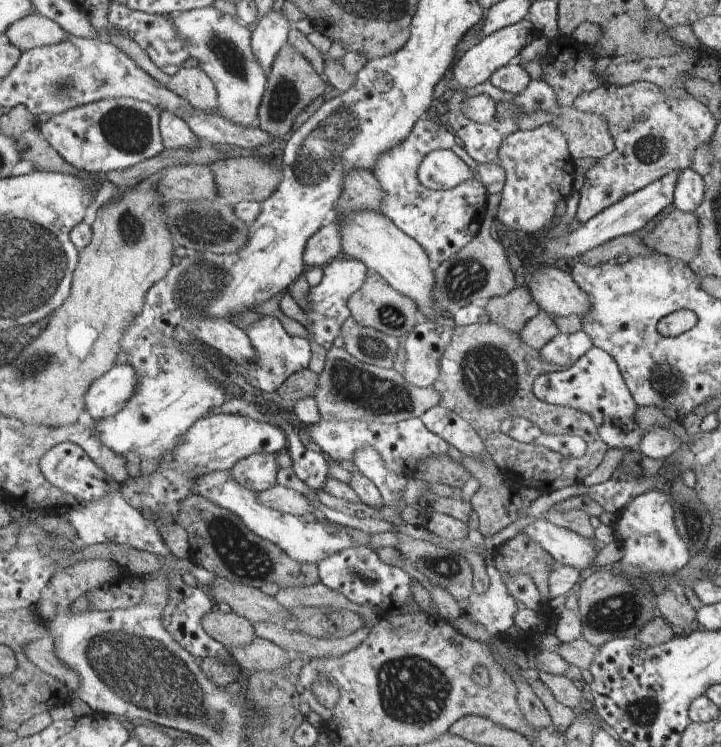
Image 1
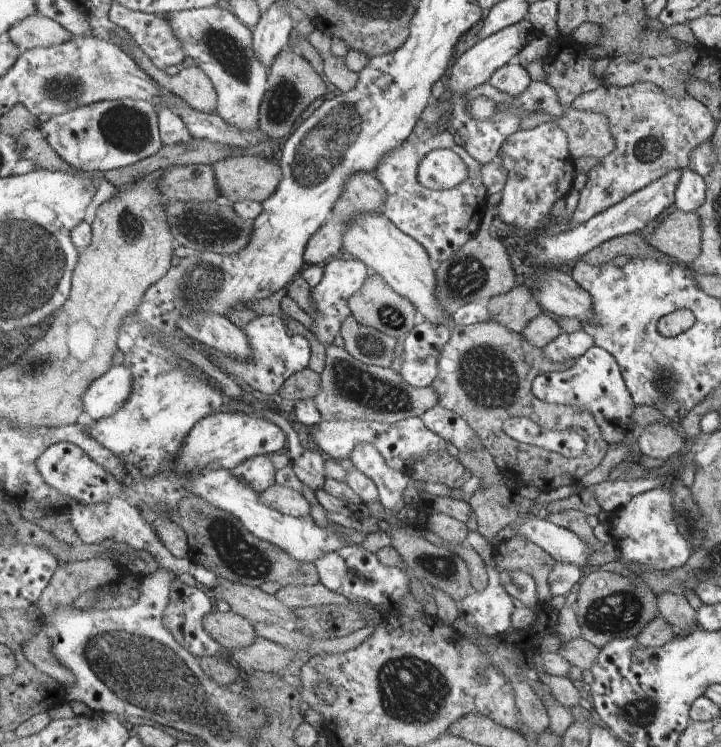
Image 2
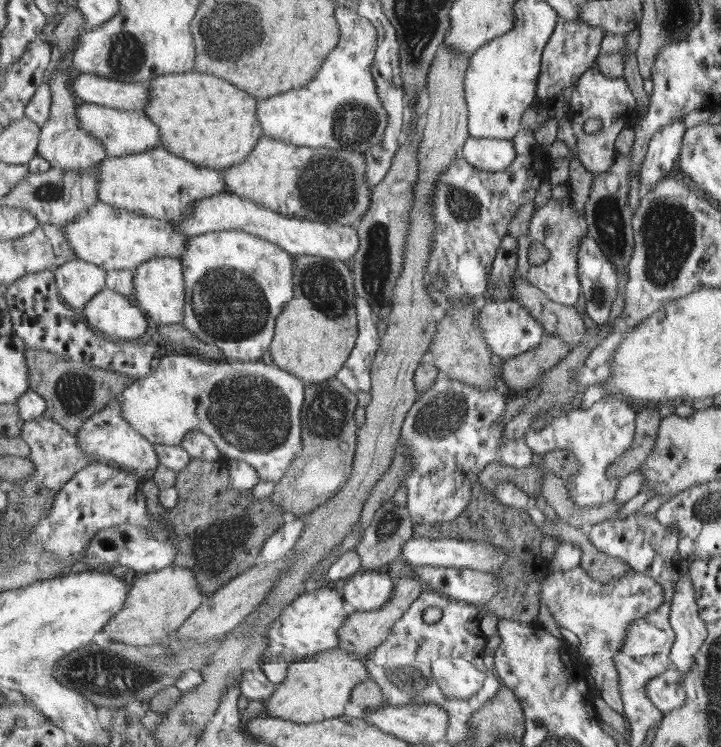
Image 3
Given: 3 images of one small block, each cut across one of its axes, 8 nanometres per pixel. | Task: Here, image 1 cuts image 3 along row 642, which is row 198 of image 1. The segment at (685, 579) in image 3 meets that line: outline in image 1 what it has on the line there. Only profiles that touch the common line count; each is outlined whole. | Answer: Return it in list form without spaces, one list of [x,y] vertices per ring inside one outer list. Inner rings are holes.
[[[689,167],[679,171],[679,175],[672,203],[679,211],[693,213],[701,204],[705,192],[702,176]]]

